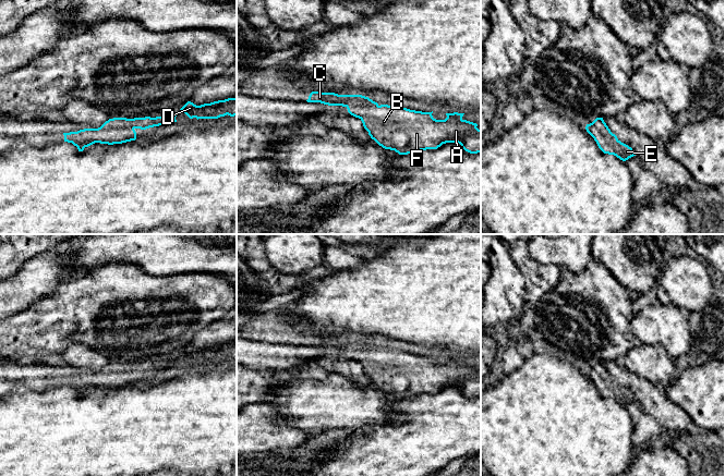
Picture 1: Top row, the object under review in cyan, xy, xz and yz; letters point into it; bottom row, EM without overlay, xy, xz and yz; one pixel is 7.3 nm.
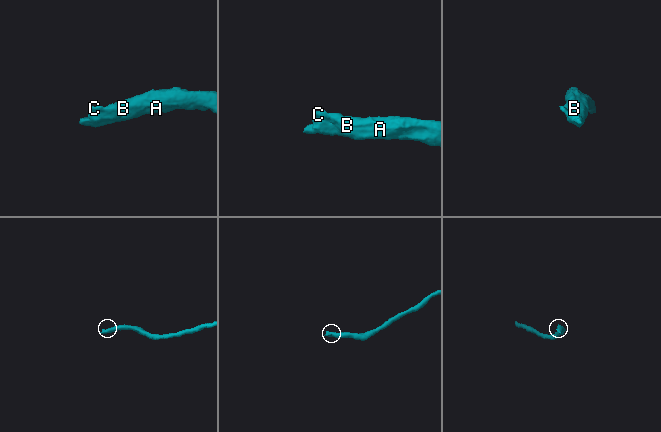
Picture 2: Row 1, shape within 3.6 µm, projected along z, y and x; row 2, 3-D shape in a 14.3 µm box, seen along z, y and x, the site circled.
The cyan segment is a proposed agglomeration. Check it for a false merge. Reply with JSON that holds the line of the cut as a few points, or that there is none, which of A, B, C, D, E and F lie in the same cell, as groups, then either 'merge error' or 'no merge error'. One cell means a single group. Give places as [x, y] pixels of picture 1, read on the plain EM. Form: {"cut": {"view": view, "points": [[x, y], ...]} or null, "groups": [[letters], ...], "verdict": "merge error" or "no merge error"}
{"cut": null, "groups": [["A", "B", "C", "D", "E", "F"]], "verdict": "no merge error"}

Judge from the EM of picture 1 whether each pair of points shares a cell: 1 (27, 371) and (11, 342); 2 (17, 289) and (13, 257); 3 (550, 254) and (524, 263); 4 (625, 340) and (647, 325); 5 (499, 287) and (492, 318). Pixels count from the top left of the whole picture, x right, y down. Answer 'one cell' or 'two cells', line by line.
1: two cells
2: two cells
3: two cells
4: two cells
5: one cell

